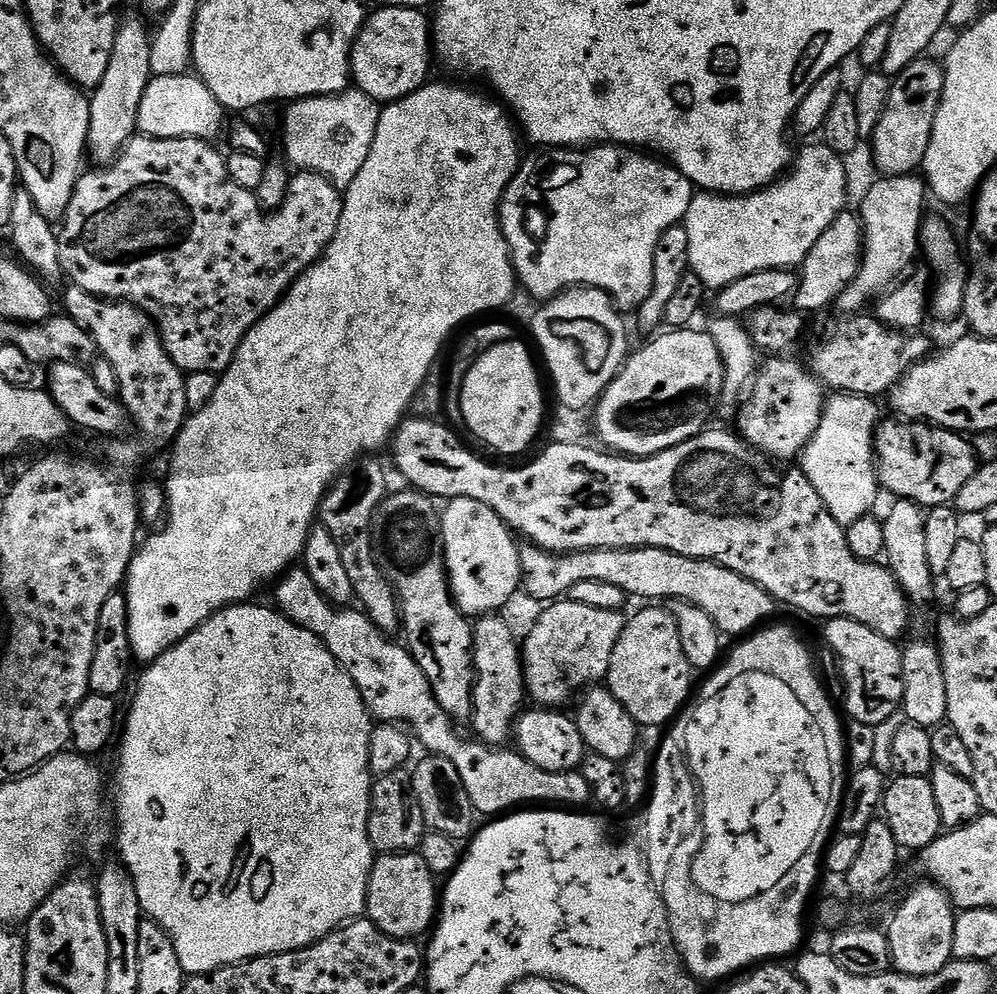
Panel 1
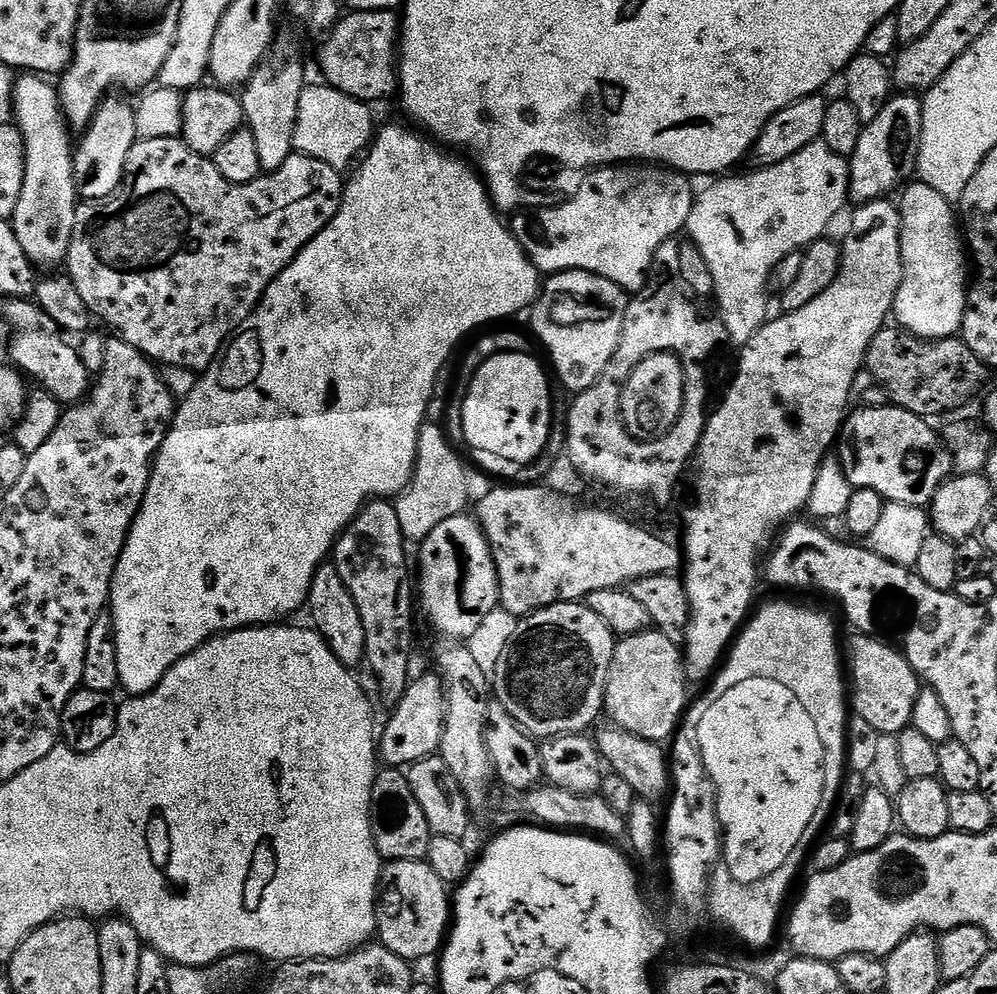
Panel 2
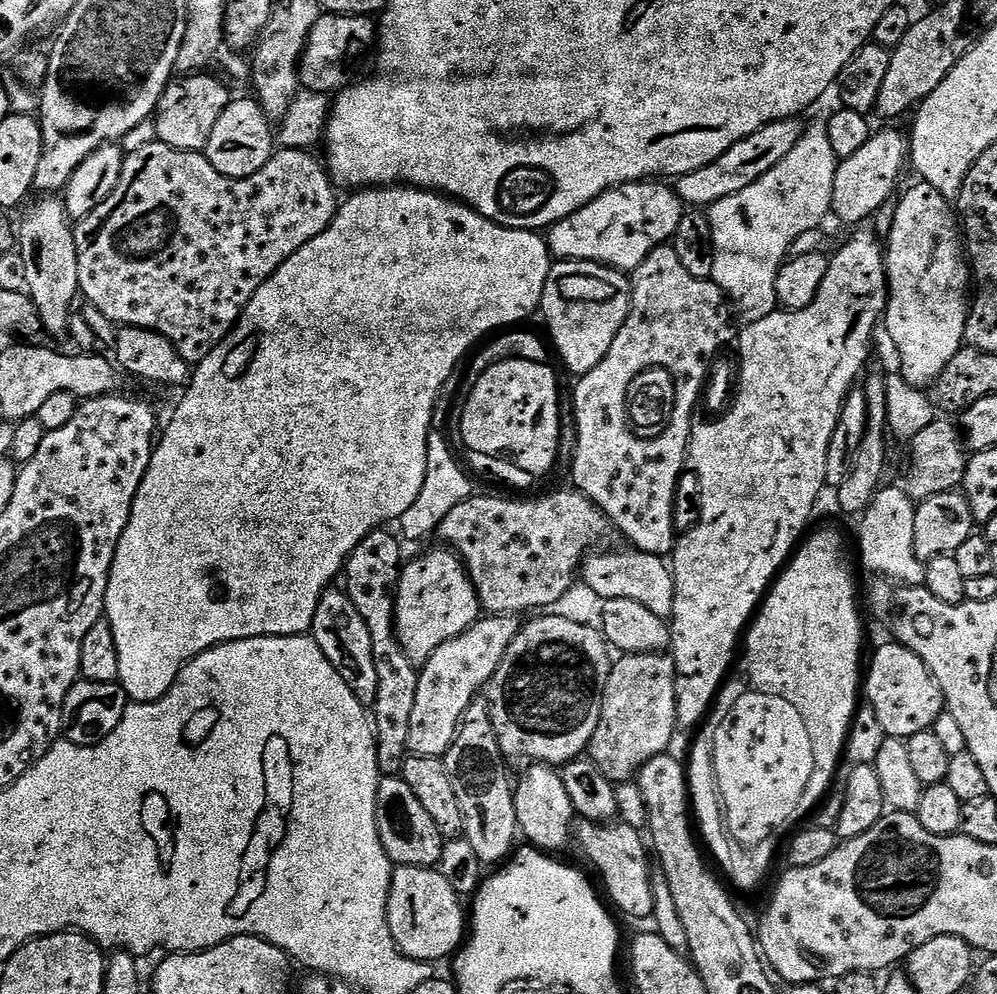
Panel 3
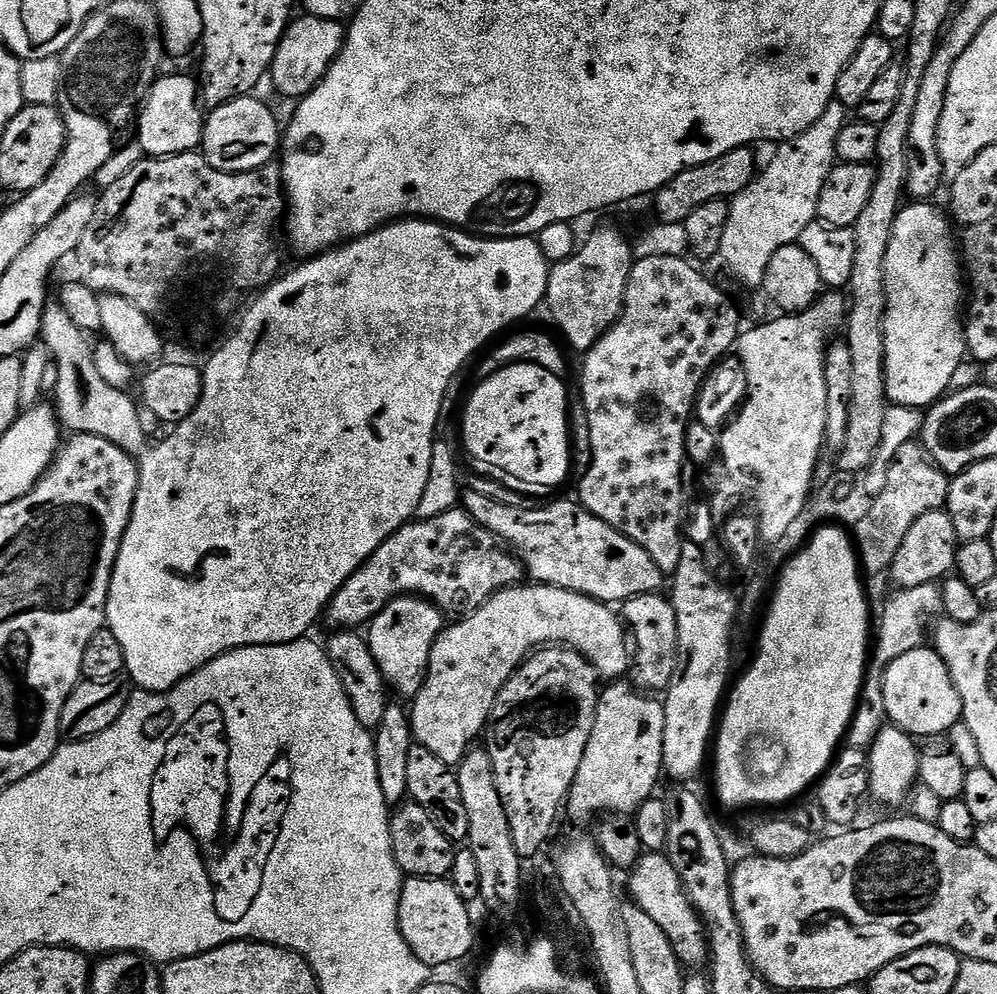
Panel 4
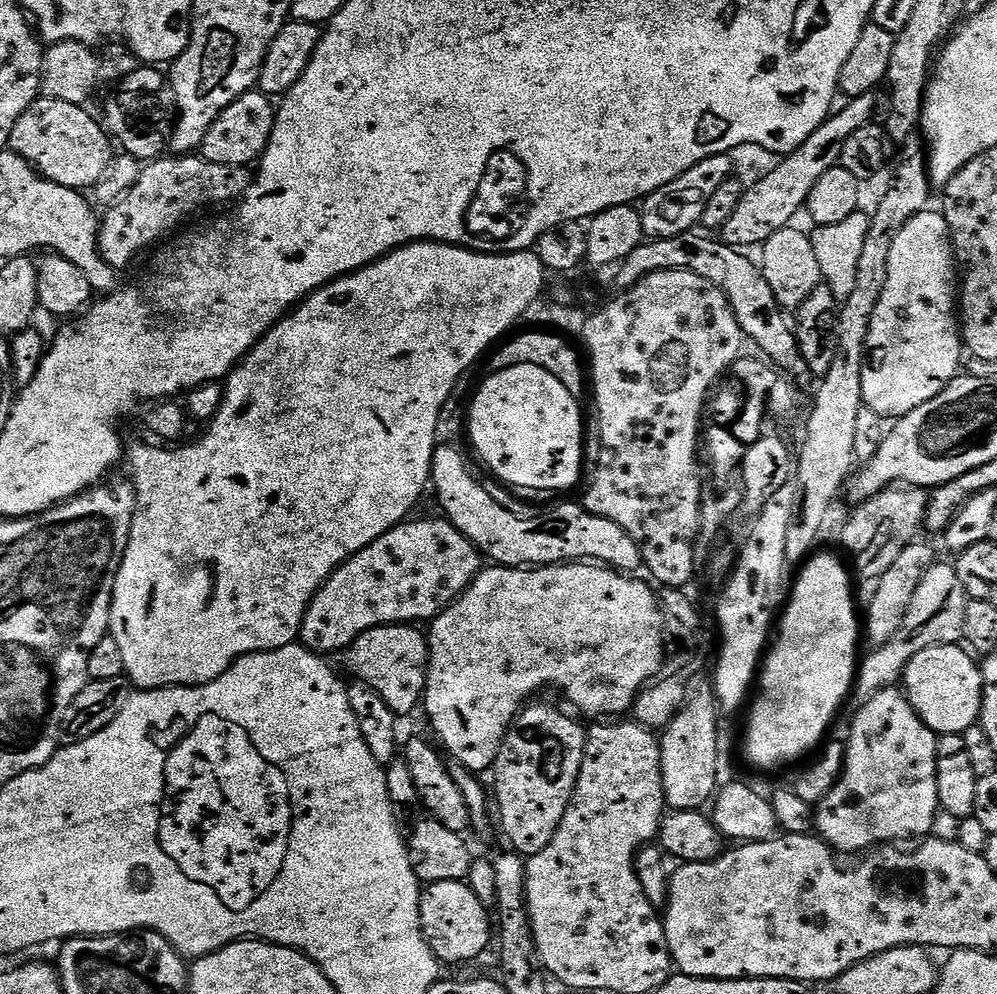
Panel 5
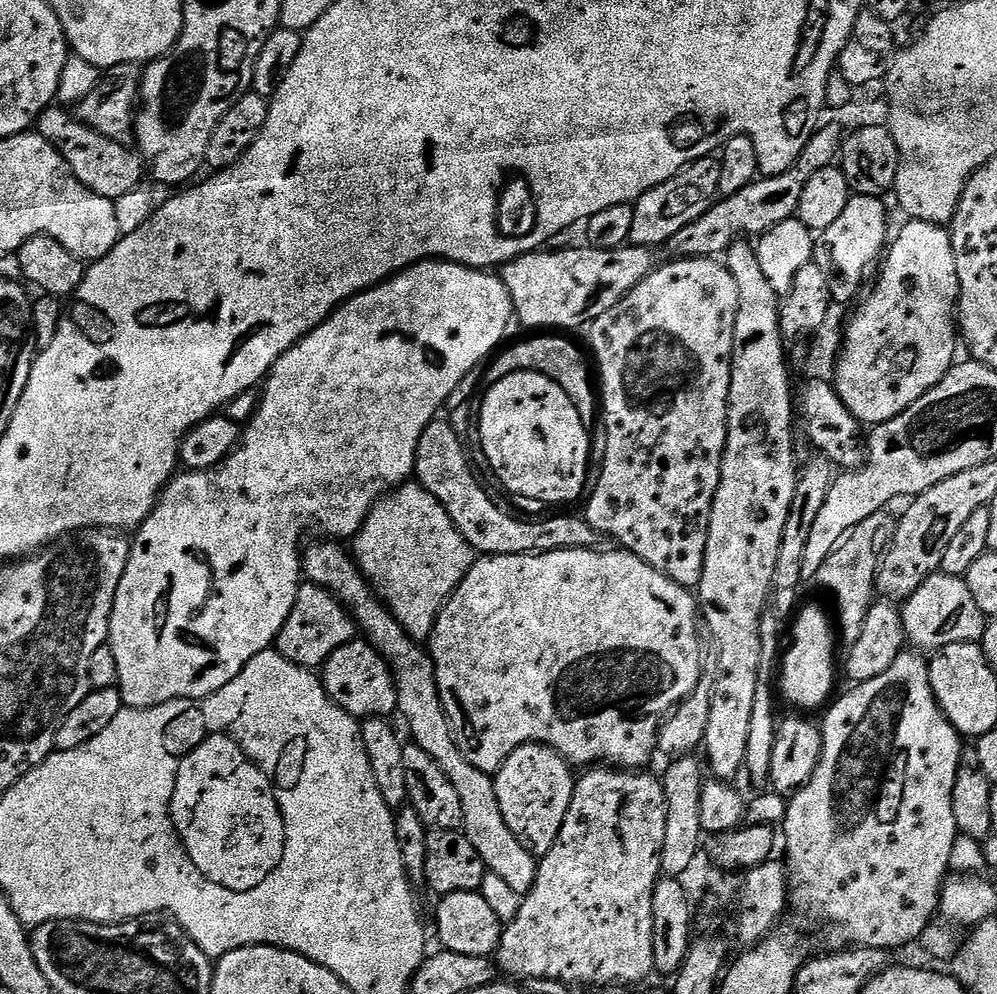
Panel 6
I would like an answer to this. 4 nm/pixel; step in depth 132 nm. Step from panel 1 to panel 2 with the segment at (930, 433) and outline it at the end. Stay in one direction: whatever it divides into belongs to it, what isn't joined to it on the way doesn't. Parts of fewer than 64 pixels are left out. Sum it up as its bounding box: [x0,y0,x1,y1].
[838,403,953,509]

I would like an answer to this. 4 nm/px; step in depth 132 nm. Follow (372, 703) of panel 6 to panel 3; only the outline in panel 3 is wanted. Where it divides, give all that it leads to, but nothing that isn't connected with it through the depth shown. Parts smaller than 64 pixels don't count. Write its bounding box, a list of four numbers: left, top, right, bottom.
[396,551,482,666]

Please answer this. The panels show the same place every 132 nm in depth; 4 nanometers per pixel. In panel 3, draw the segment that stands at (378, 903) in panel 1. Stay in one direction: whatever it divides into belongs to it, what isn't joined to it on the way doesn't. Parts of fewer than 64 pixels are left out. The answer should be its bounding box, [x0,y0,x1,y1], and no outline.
[388,867,466,960]

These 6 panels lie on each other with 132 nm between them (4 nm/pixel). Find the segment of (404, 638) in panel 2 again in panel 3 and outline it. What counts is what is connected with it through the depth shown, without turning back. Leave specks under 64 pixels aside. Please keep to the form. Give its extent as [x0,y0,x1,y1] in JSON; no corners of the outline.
[342,530,420,776]

